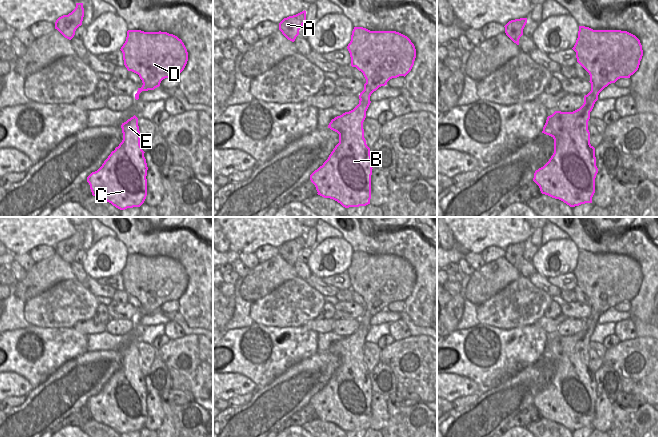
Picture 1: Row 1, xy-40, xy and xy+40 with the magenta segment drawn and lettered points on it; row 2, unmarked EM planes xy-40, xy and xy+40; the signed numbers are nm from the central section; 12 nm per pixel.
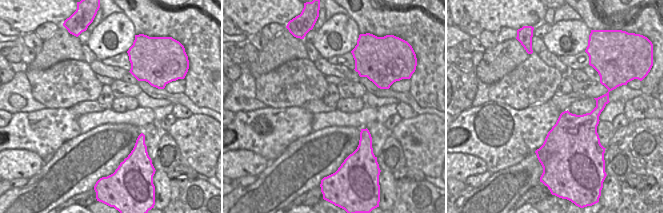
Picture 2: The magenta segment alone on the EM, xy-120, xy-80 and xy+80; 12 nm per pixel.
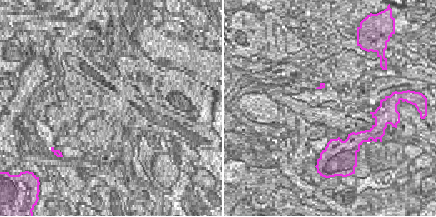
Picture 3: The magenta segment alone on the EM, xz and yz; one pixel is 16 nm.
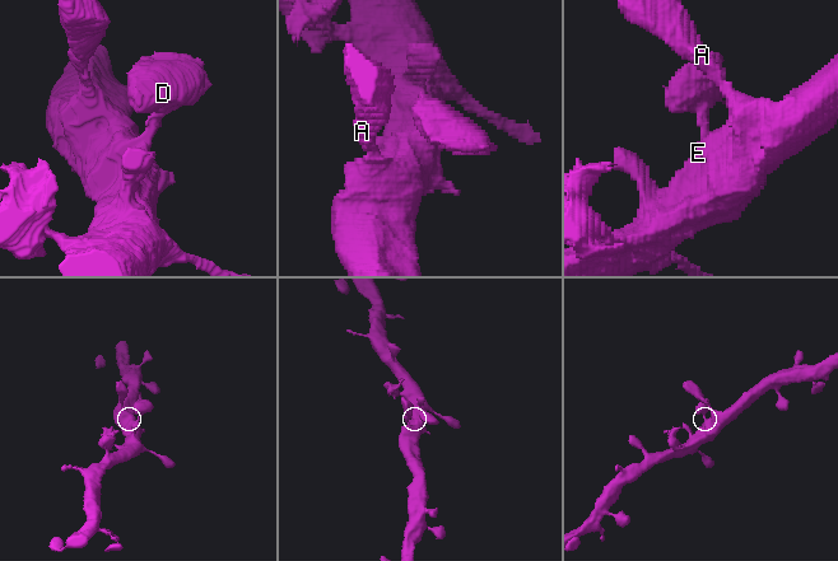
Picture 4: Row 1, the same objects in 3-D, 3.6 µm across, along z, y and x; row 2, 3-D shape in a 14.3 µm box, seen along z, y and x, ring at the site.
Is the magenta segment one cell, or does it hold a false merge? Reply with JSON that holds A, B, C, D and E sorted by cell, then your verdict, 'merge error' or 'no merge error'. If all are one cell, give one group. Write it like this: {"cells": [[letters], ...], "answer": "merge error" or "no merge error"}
{"cells": [["A", "B", "C", "D", "E"]], "answer": "no merge error"}

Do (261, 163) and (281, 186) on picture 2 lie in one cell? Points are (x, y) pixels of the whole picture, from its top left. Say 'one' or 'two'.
two

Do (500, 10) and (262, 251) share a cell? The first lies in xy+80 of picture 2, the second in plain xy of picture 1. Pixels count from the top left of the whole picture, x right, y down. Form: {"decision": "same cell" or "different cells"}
{"decision": "different cells"}

